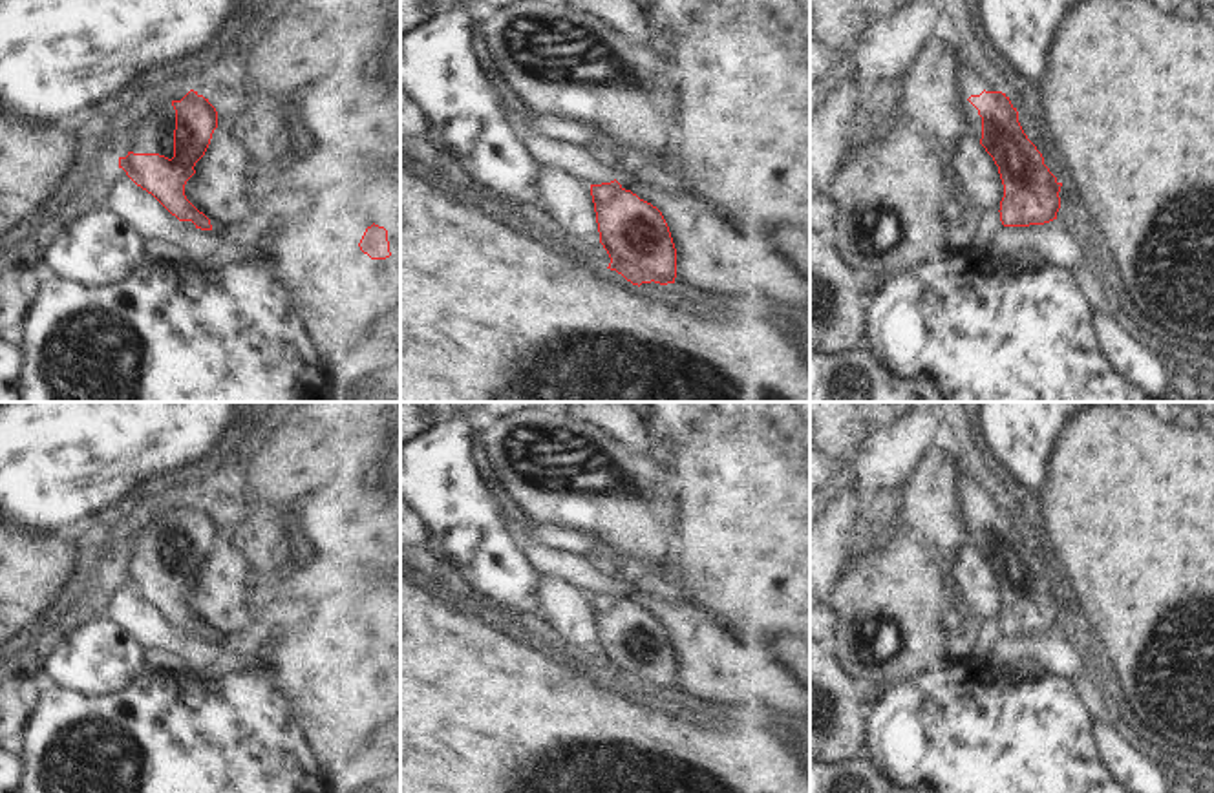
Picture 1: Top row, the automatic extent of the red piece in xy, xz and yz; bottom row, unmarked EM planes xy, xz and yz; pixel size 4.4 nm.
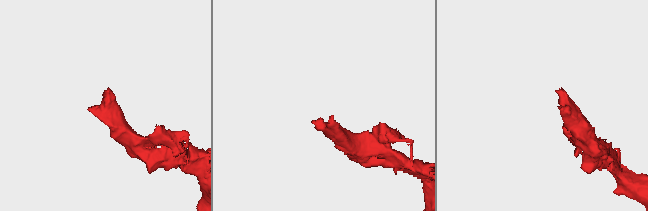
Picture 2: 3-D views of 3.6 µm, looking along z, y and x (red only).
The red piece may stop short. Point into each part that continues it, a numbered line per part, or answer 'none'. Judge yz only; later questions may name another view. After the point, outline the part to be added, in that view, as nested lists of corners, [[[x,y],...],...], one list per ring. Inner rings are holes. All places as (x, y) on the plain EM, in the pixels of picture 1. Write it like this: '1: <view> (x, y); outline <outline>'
1: yz (973, 488); outline [[[967,462],[960,470],[960,497],[962,497],[962,508],[965,512],[965,532],[967,541],[974,548],[982,548],[982,526],[978,524],[978,519],[967,510],[971,504],[980,504],[985,501],[1002,501],[1002,497],[991,488],[991,484],[984,479],[984,475],[973,466],[973,462]]]

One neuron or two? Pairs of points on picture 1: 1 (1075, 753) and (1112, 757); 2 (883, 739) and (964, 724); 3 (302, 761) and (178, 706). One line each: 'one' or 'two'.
1: two
2: one
3: one

